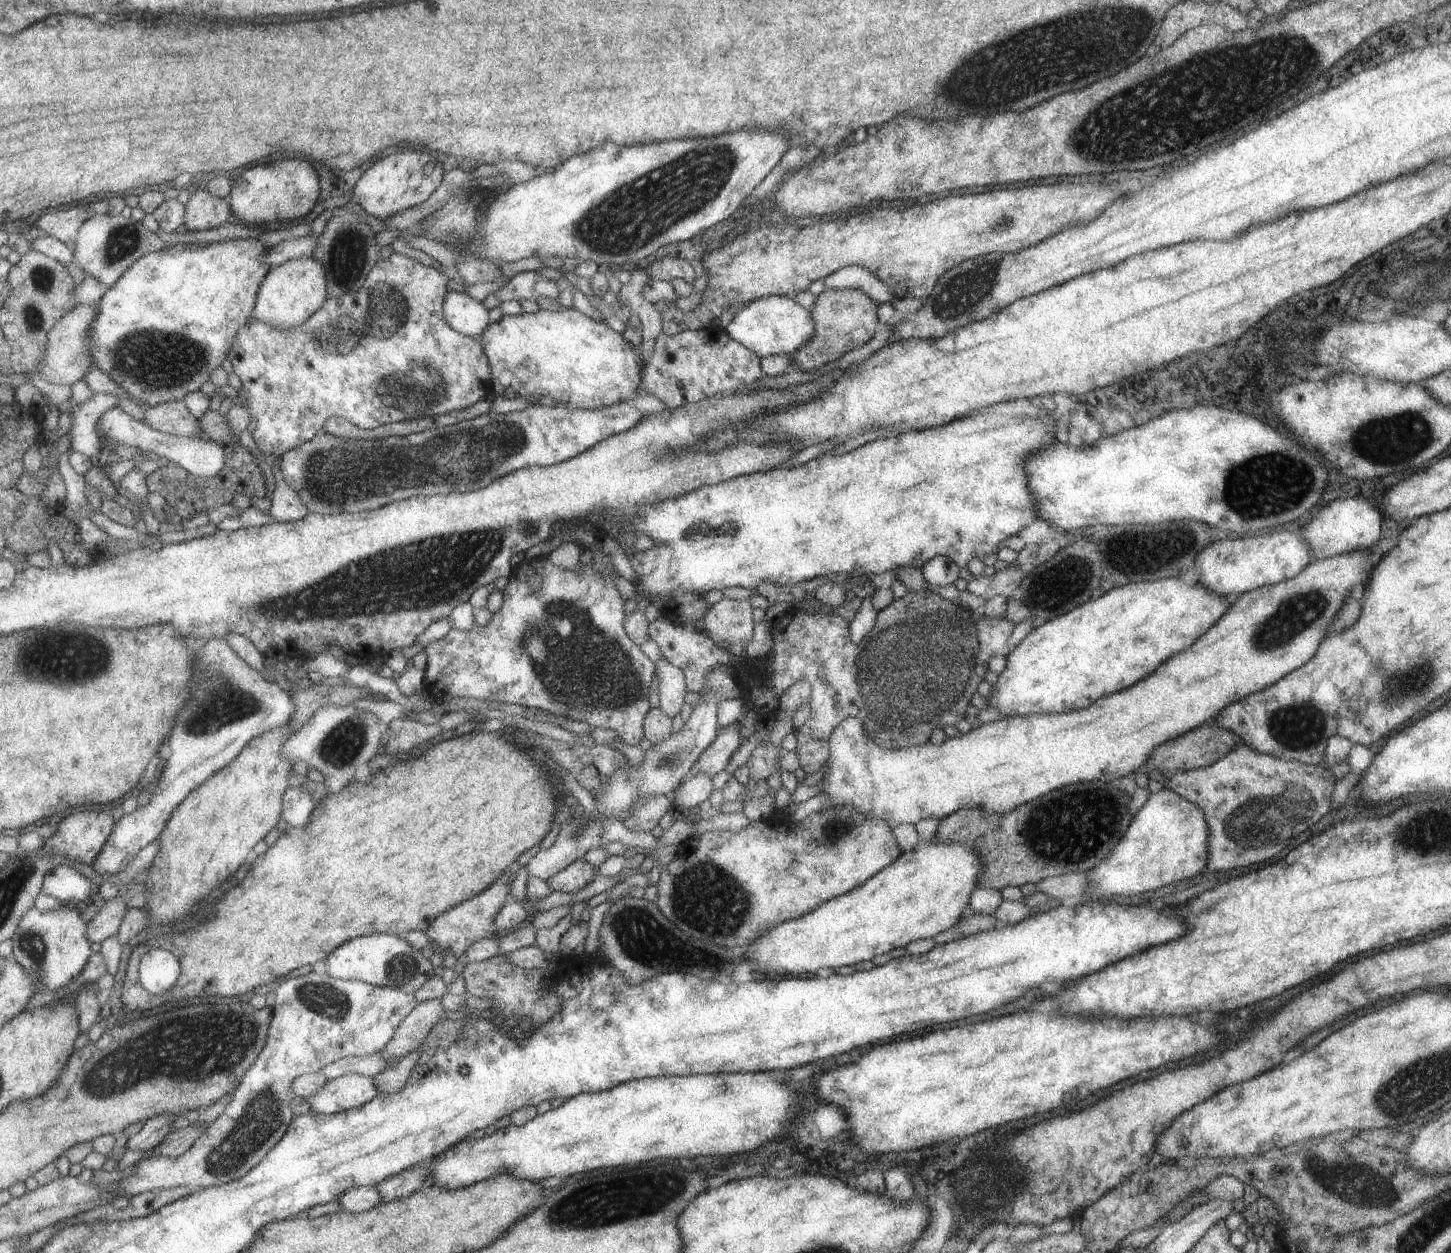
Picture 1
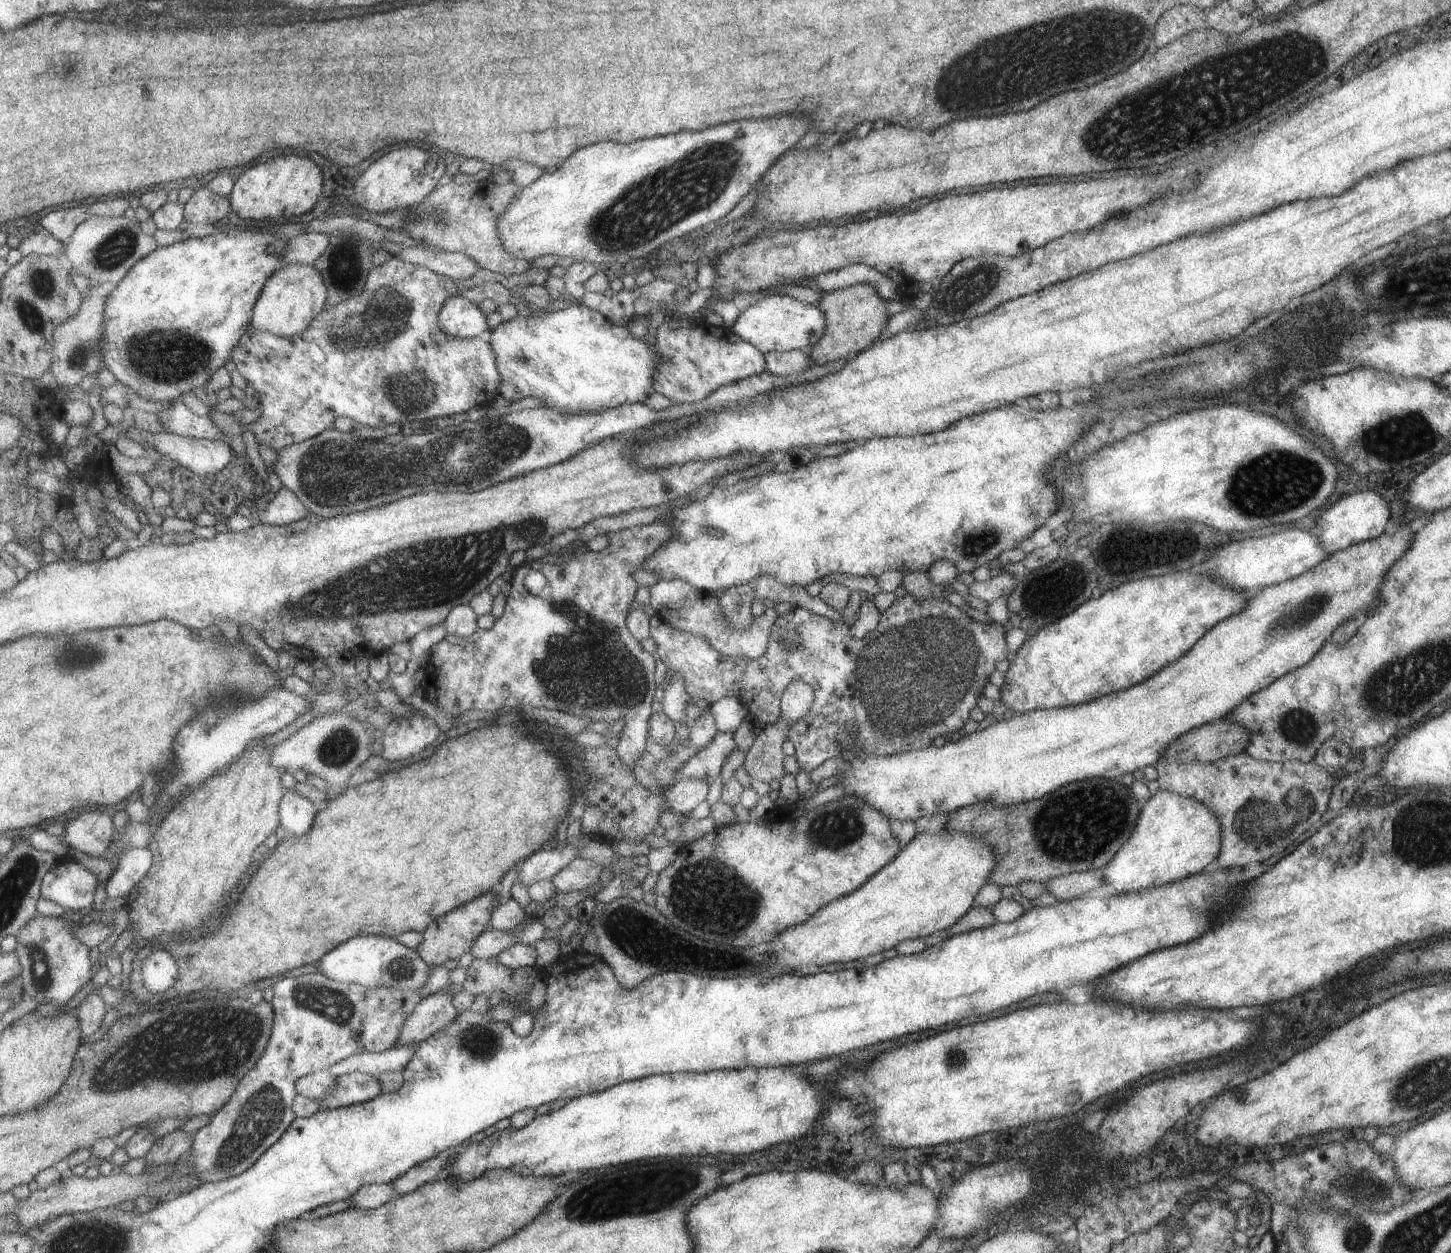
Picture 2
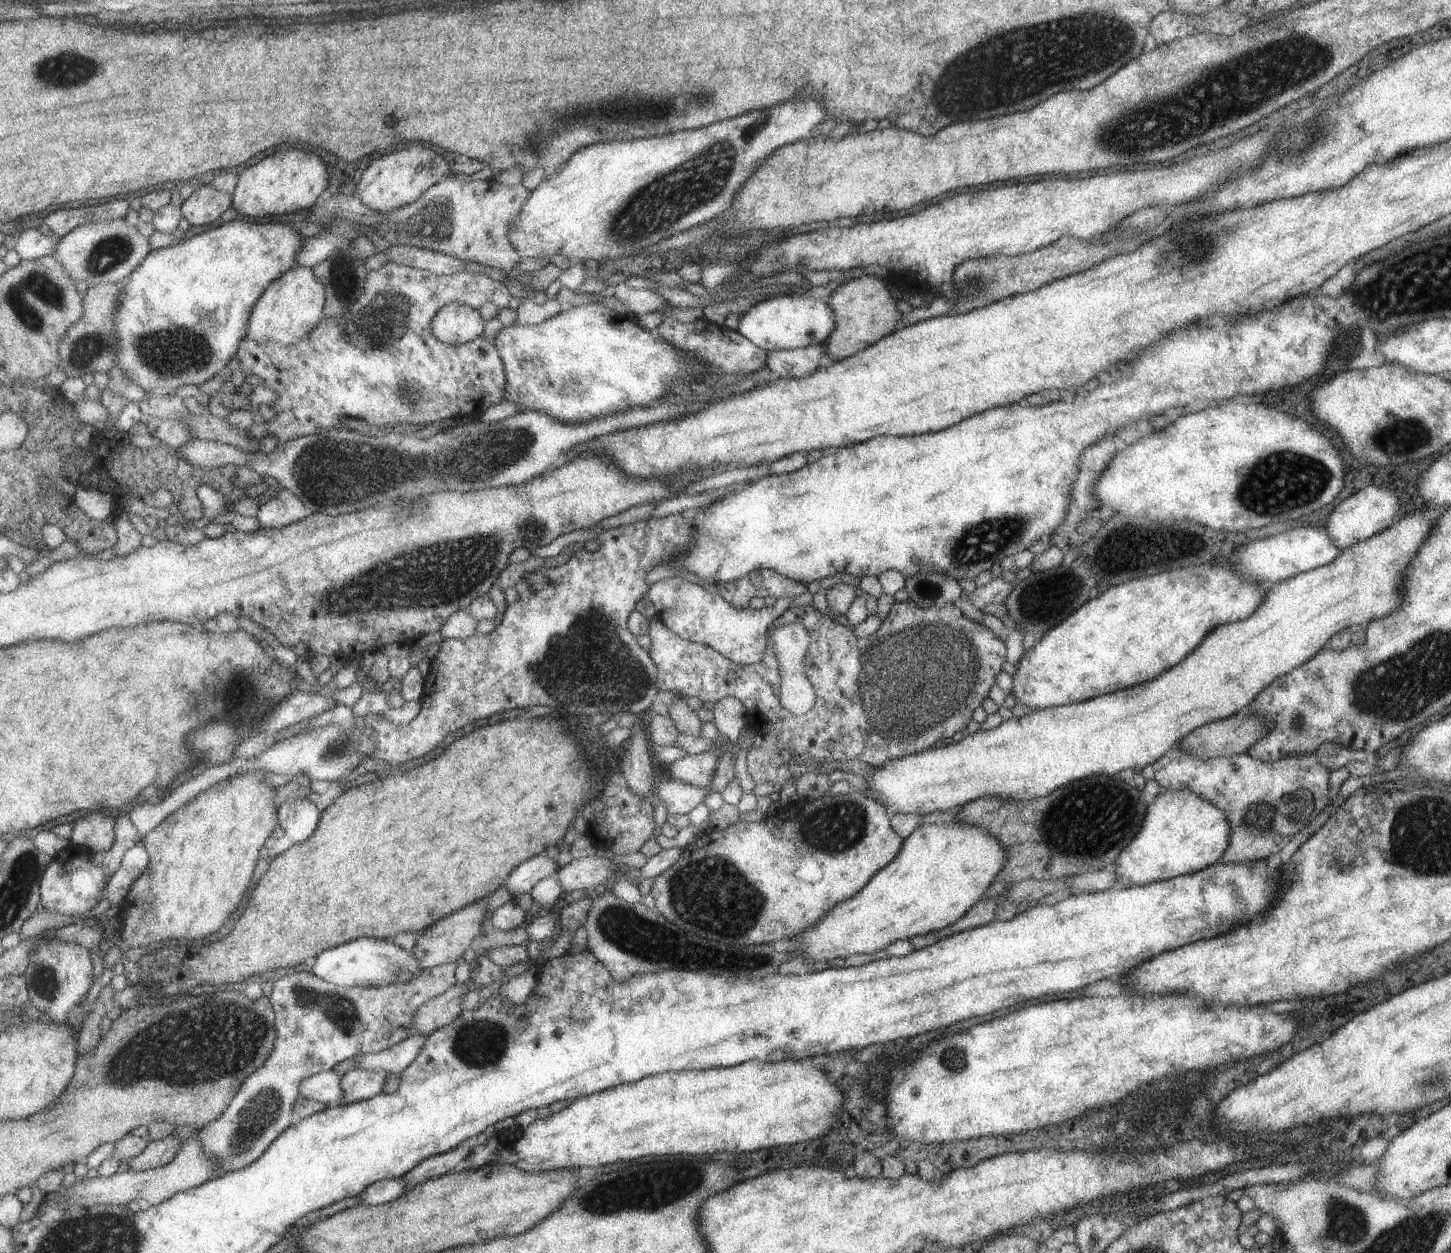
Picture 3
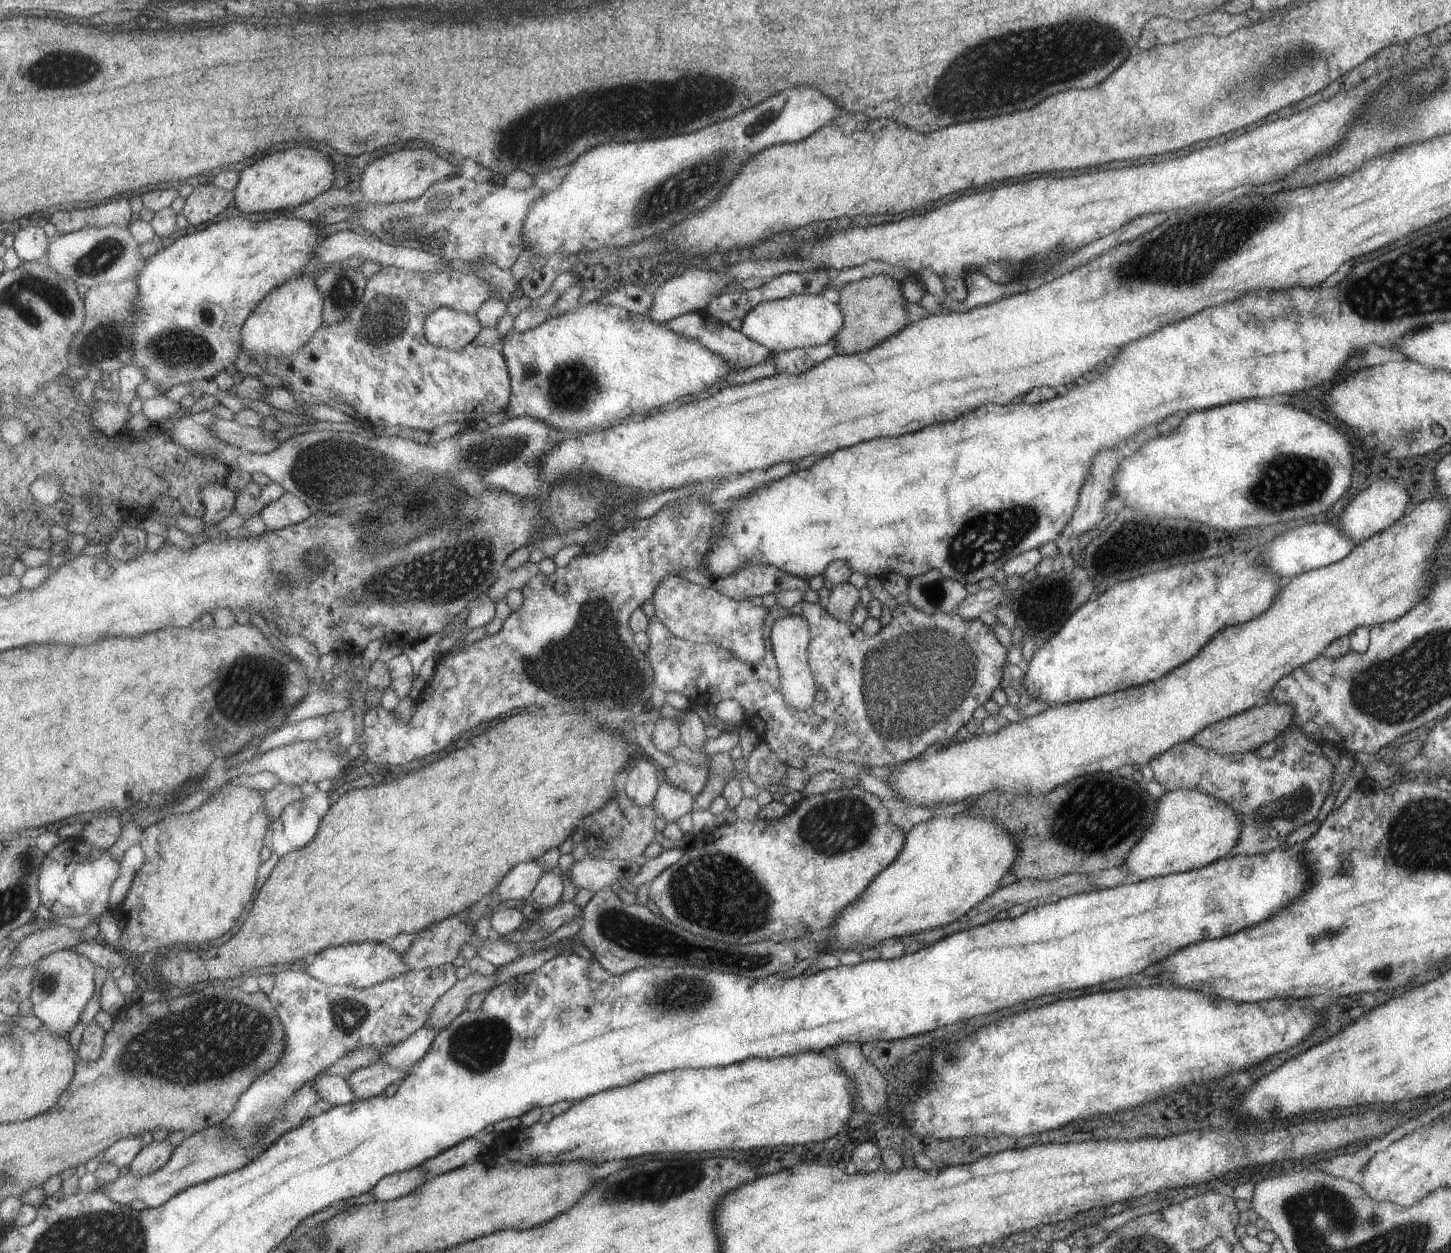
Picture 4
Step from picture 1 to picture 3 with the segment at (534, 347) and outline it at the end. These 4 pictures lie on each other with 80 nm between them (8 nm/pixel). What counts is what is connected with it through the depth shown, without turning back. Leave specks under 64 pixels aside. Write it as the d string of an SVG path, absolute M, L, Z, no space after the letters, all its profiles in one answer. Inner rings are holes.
M599 303L568 307L534 325L514 322L496 331L492 344L504 368L503 398L567 423L656 404L659 398L669 393L666 388L673 379L694 382L694 378L702 373L700 361L677 351L655 332L642 329L632 315L617 315Z

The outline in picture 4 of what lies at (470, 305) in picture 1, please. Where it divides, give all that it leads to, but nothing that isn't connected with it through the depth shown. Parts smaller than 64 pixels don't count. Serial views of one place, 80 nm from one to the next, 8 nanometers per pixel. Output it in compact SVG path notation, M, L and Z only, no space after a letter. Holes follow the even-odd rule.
M439 307L424 318L424 335L434 347L454 351L472 342L482 326L474 311Z

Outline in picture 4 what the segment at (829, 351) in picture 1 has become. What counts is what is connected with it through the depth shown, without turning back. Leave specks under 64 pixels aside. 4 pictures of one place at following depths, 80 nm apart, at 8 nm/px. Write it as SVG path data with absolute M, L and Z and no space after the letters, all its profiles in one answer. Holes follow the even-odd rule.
M878 275L845 283L838 290L835 304L842 312L843 324L833 338L837 355L861 354L868 351L882 340L897 334L911 322L913 317L904 311L901 304L905 299L900 292L900 284L901 281L898 282L887 275Z

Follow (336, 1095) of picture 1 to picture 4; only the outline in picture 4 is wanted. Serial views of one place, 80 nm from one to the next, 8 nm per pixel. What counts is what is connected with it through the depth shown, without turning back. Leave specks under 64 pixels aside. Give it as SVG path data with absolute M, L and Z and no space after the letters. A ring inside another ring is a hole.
M371 1063L354 1070L344 1079L355 1099L366 1099L374 1096L380 1097L389 1083L400 1082L405 1073L403 1069L396 1069L381 1063Z

